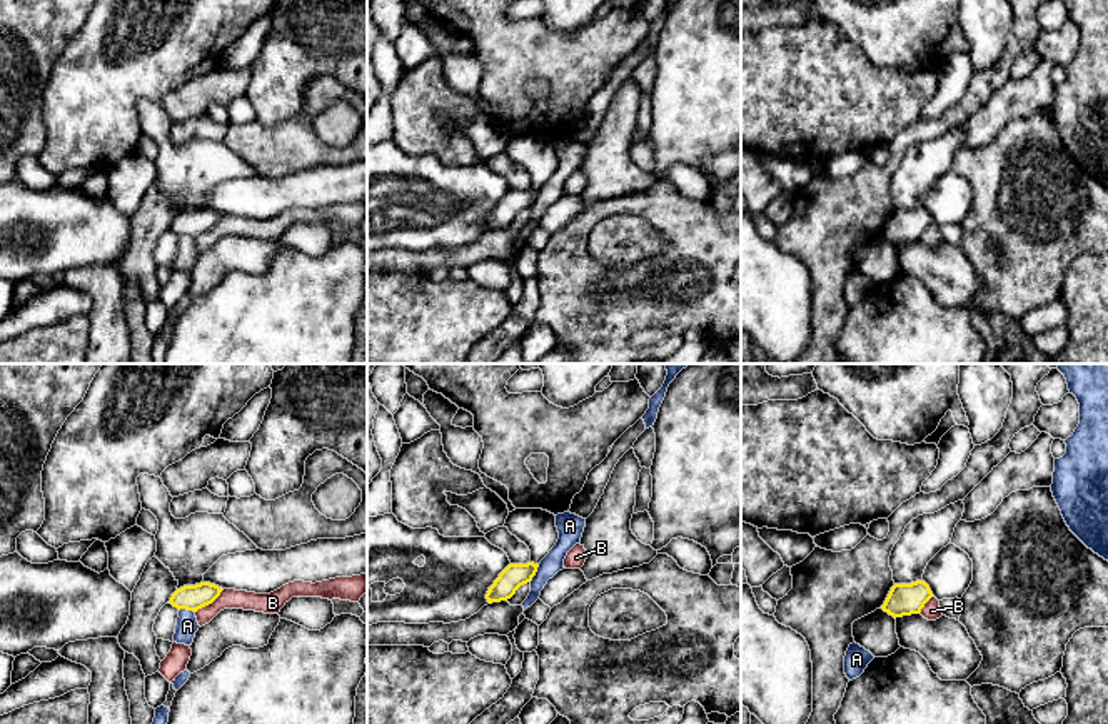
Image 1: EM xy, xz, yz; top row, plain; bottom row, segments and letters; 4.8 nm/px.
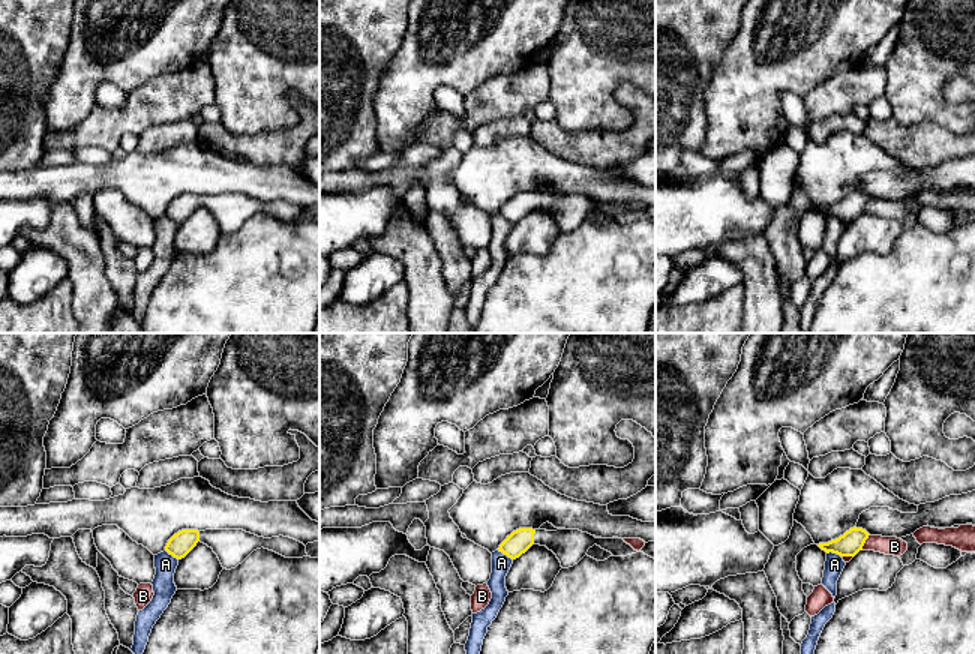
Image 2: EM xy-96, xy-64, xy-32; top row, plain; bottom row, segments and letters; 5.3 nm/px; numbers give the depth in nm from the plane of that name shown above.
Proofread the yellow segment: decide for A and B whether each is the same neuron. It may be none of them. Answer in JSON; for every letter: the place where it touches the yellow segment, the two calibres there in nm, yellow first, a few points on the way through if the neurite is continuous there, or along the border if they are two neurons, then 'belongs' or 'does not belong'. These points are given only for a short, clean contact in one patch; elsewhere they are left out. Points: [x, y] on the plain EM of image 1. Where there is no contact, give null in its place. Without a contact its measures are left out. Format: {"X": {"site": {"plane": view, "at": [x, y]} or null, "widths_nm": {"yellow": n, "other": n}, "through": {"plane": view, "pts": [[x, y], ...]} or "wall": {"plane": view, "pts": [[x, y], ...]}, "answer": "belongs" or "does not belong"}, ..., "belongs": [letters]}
{"A": {"site": {"plane": "xz", "at": [536, 197]}, "widths_nm": {"yellow": 120, "other": 110}, "wall": {"plane": "xz", "pts": [[539, 191], [529, 207]]}, "answer": "does not belong"}, "B": {"site": {"plane": "xy", "at": [209, 229]}, "widths_nm": {"yellow": 130, "other": 100}, "wall": {"plane": "xy", "pts": [[224, 216], [196, 239]]}, "answer": "does not belong"}, "belongs": []}

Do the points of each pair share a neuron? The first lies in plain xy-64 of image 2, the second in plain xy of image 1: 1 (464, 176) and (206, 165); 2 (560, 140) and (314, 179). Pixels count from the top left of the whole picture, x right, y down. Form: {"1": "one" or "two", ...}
{"1": "one", "2": "two"}

